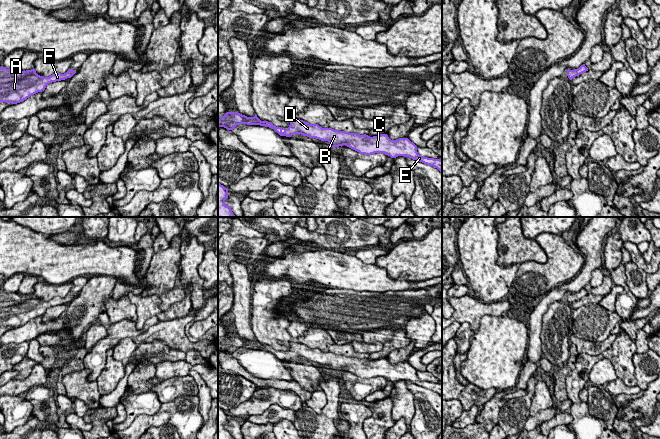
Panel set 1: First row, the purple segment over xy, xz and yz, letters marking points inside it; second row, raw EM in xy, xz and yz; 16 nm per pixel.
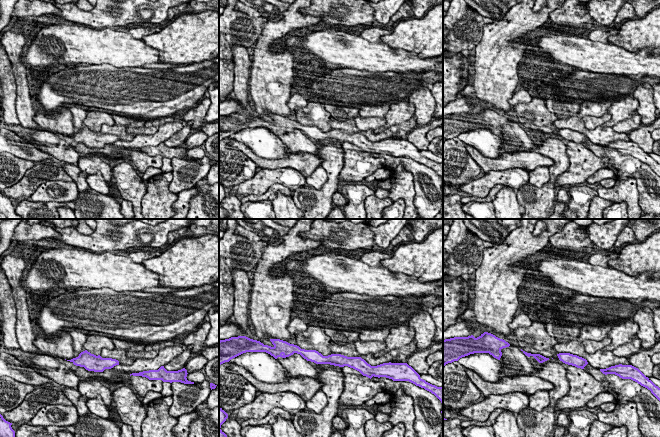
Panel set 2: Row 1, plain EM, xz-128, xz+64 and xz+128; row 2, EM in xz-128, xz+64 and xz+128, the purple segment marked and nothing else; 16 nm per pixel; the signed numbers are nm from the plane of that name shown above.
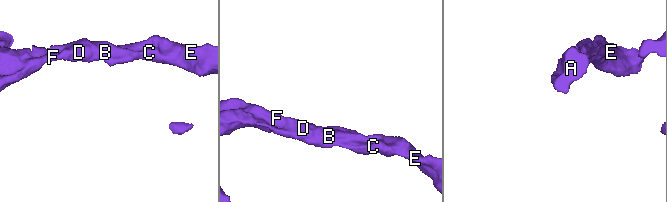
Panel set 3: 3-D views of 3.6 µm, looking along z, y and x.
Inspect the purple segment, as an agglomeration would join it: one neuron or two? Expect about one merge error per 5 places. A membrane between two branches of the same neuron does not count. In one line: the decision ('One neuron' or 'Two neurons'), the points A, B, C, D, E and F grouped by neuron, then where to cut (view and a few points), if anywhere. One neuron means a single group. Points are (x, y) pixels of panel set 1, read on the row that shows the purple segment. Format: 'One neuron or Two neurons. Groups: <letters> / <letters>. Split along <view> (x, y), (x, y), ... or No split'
One neuron. Groups: A B C D E F. No split

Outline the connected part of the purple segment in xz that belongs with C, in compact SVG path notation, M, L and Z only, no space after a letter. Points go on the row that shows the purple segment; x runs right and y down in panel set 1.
M227 112L218 119L218 127L224 127L227 130L233 131L233 129L240 124L269 127L280 136L286 137L291 137L294 134L301 134L309 138L328 141L328 146L334 148L346 145L360 154L365 155L383 153L391 158L396 158L398 156L409 157L418 162L433 166L442 173L442 160L419 155L417 146L408 138L399 138L393 141L387 134L370 137L366 134L360 135L357 133L338 131L332 128L322 128L318 124L309 124L308 122L295 118L290 118L289 127L287 129L282 129L281 127L276 127L271 122L261 121L256 114L254 117L247 117L238 112Z

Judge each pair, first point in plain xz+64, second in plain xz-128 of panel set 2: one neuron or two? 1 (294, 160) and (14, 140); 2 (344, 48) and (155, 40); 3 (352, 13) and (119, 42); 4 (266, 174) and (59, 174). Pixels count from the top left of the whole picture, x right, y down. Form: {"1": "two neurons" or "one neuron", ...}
{"1": "one neuron", "2": "two neurons", "3": "two neurons", "4": "one neuron"}

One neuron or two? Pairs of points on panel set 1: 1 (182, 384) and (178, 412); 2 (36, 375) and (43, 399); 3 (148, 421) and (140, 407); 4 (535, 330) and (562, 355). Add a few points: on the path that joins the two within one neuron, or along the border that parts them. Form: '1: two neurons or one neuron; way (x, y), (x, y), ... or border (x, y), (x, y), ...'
1: two neurons; border (196, 395), (179, 395), (171, 401), (162, 403)
2: two neurons; border (43, 385), (34, 385), (26, 391)
3: two neurons; border (162, 403), (153, 414), (139, 414), (126, 428)
4: two neurons; border (545, 313), (542, 318), (541, 352)

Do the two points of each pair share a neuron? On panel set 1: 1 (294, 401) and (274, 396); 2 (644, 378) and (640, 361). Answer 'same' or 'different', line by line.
1: same
2: same

